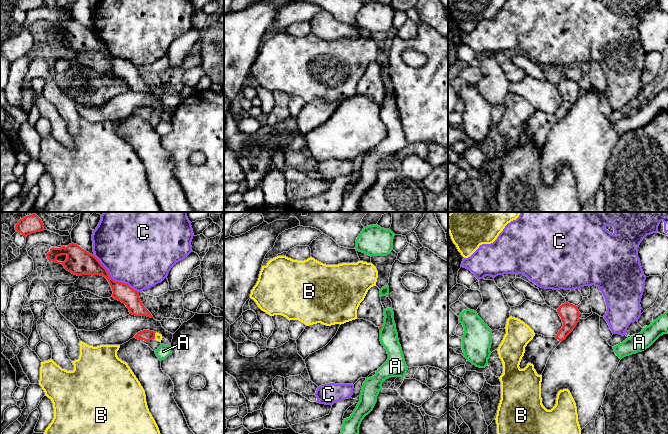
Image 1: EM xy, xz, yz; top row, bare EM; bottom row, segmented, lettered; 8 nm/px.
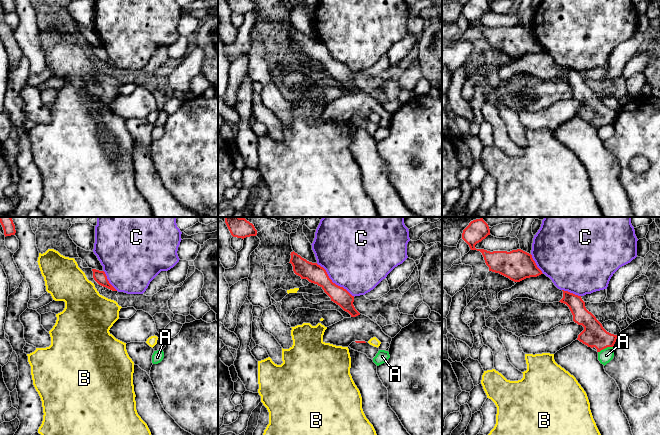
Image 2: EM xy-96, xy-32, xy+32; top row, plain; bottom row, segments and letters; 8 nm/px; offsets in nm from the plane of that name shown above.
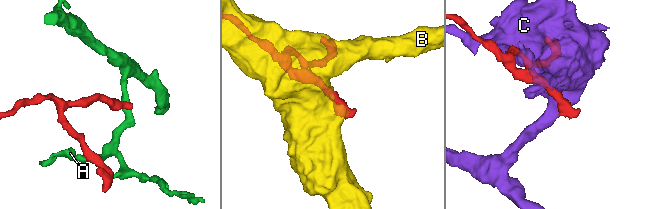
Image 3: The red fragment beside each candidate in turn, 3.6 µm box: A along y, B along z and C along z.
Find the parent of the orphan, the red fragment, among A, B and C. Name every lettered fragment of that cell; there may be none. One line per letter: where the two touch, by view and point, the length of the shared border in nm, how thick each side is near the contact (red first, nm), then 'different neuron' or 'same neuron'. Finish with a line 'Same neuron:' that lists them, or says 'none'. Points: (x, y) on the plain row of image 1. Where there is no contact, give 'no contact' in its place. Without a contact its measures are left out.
A: contact xz (381, 103); length 40 nm; calibres 20 and 140 nm; different neuron
B: contact xy (154, 111); length 60 nm; calibres 90 and 60 nm; different neuron
C: contact xy (113, 56); length 480 nm; calibres 180 and 460 nm; different neuron
Same neuron: none

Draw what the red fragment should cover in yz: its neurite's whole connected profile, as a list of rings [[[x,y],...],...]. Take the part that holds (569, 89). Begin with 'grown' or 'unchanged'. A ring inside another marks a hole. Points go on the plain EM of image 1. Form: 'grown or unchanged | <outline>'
grown | [[[568,78],[562,80],[557,88],[563,98],[562,104],[555,113],[535,110],[525,123],[525,129],[519,141],[520,145],[524,145],[528,139],[531,139],[537,150],[542,151],[553,126],[566,115],[580,96],[578,83]]]

